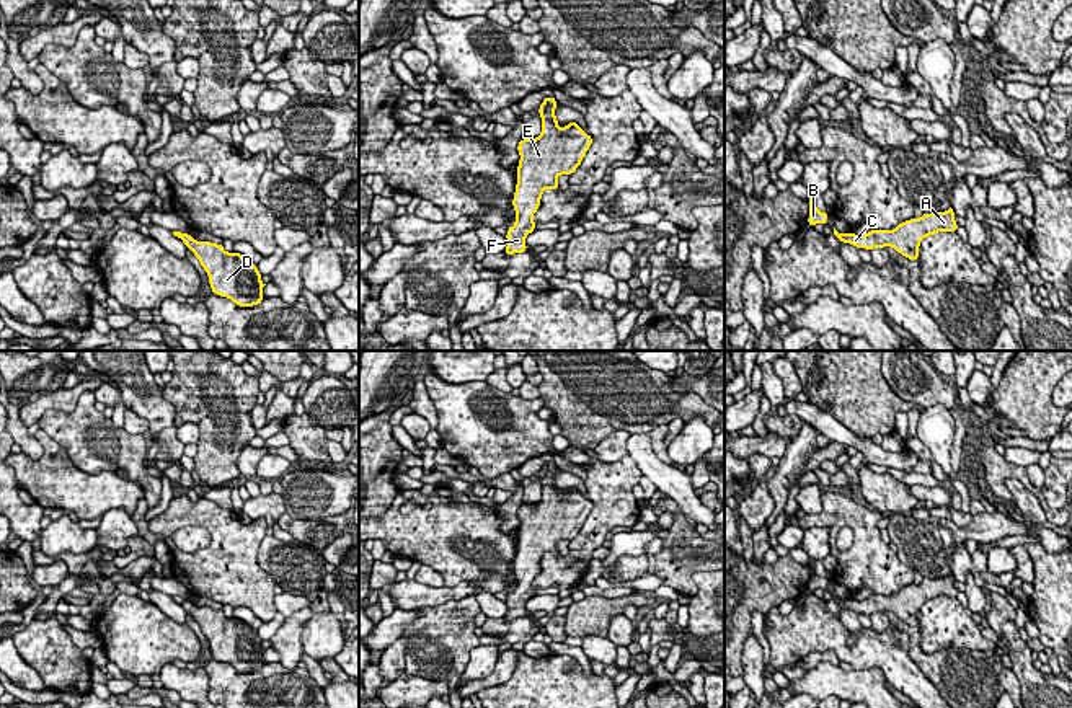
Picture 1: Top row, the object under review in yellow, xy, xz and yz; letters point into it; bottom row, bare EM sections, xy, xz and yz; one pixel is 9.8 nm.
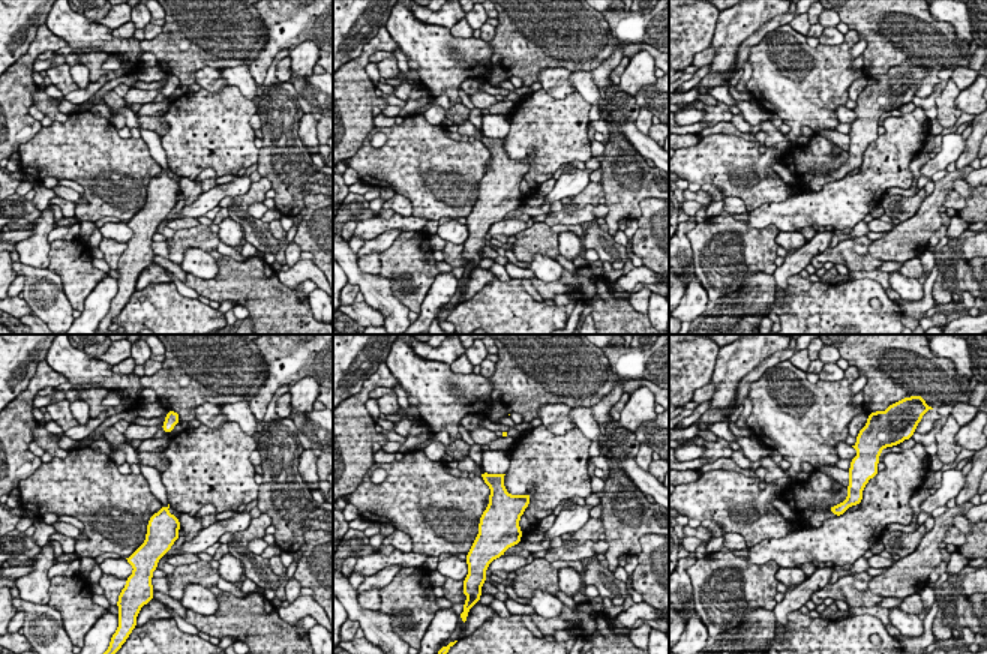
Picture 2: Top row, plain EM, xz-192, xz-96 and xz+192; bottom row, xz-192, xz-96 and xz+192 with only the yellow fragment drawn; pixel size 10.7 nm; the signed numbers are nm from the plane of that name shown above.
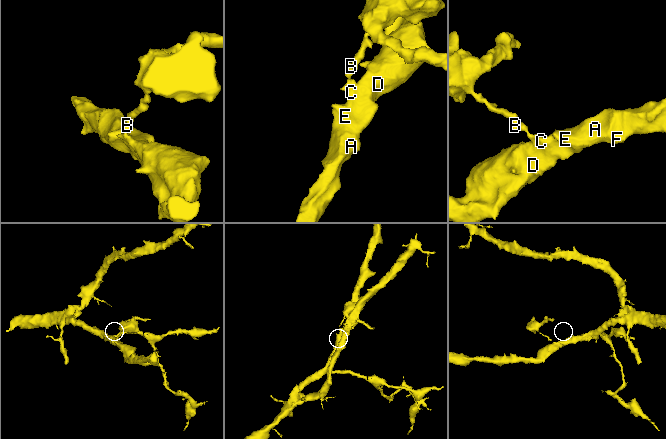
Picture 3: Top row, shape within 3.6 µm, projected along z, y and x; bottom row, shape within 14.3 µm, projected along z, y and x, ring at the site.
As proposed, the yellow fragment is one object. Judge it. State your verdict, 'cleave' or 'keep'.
cleave

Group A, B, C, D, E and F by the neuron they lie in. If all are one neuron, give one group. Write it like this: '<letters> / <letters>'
A C D E F / B

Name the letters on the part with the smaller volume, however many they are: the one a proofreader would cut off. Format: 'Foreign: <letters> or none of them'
Foreign: B

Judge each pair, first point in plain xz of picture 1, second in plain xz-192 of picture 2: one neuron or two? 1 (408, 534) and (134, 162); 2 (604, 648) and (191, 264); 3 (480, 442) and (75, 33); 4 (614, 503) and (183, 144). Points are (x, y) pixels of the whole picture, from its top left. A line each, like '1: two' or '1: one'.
1: one
2: one
3: one
4: one

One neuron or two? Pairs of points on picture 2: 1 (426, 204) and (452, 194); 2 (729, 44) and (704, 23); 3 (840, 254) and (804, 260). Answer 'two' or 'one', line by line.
1: one
2: two
3: two

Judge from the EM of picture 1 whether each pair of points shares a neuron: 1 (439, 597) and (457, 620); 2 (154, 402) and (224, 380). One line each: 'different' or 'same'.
1: different
2: different

